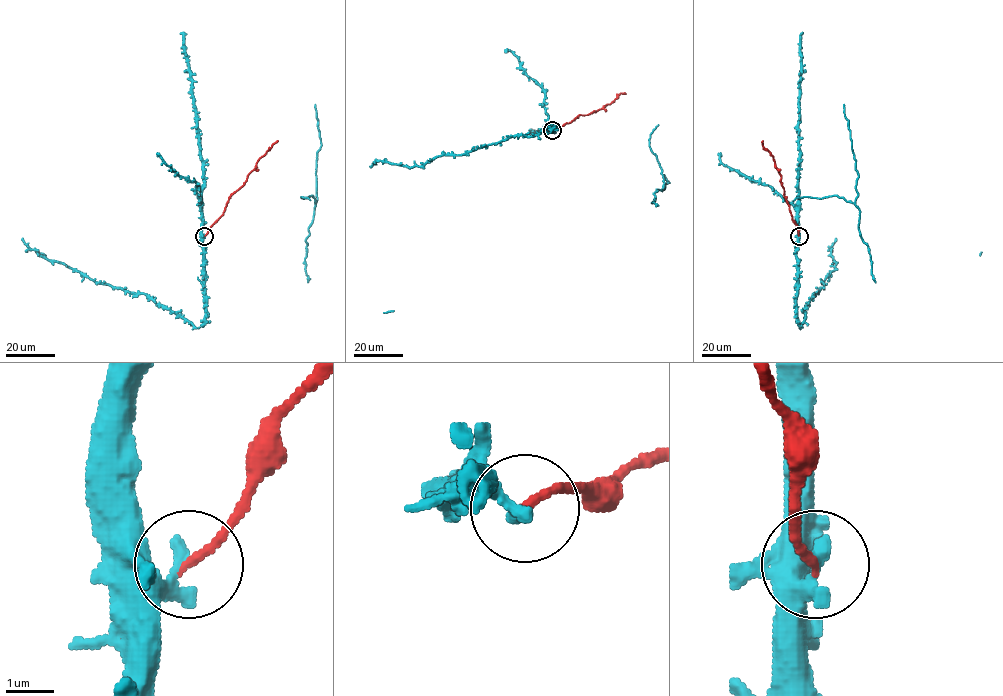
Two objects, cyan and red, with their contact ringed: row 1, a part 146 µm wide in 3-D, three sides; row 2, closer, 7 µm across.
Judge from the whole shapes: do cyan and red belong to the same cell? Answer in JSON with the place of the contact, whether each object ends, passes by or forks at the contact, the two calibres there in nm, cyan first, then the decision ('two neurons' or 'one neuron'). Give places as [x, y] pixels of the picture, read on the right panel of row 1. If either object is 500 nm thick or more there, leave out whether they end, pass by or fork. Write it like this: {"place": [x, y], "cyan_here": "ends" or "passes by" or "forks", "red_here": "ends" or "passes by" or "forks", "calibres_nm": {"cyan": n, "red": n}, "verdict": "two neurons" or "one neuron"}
{"place": [799, 236], "cyan_here": "ends", "red_here": "ends", "calibres_nm": {"cyan": 400, "red": 180}, "verdict": "two neurons"}

